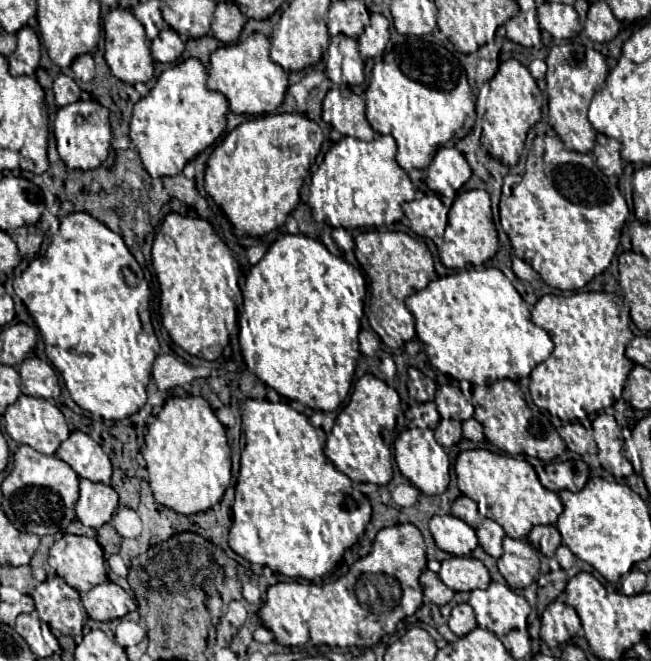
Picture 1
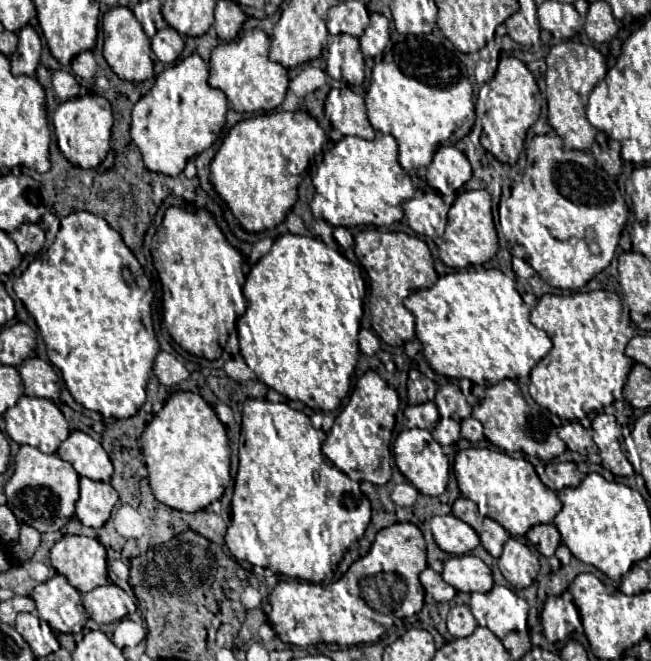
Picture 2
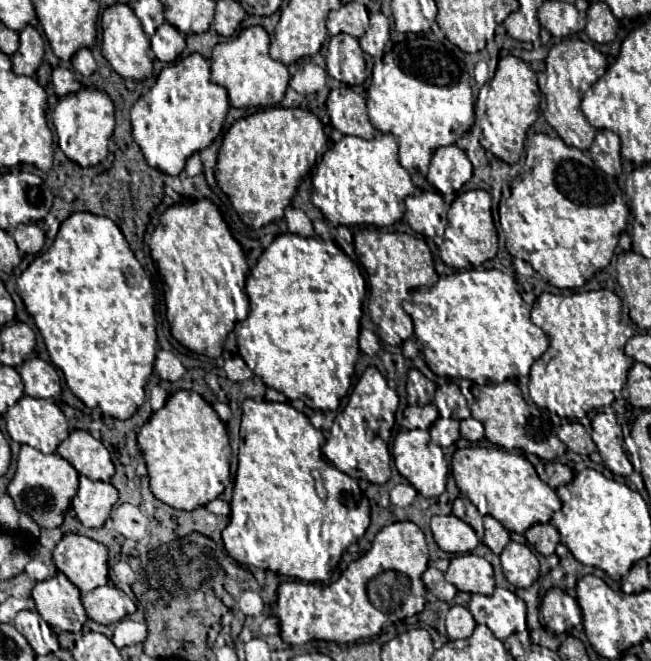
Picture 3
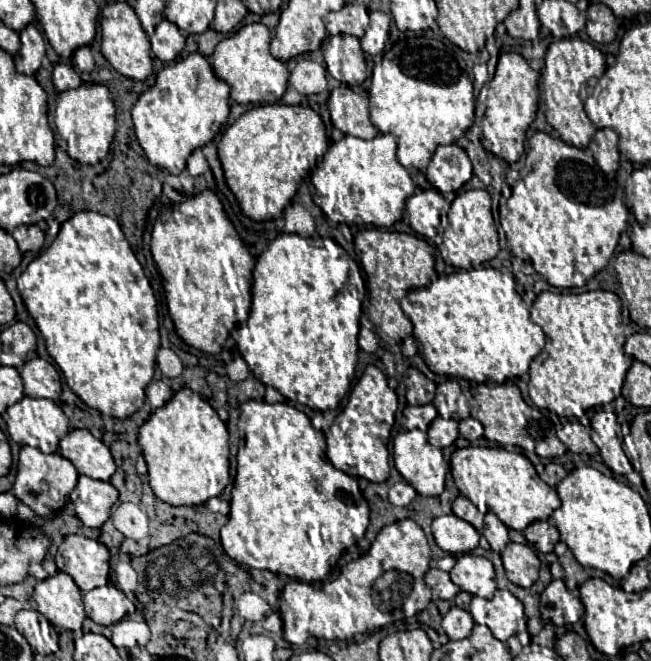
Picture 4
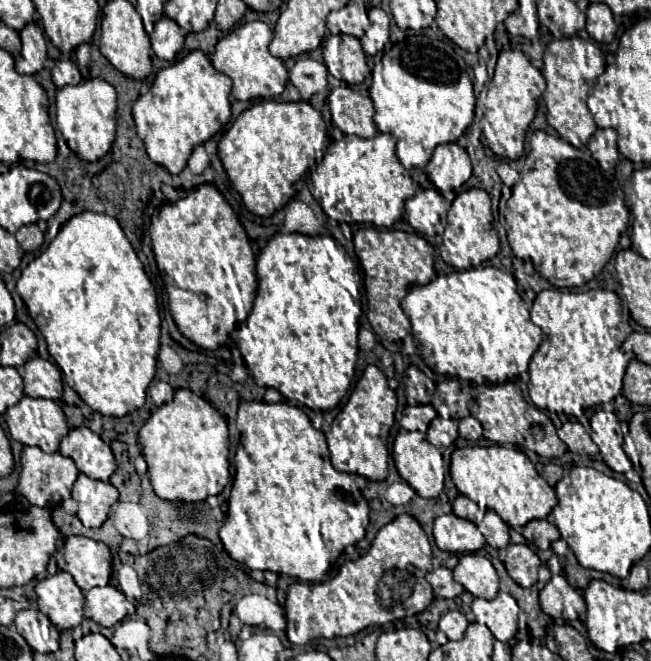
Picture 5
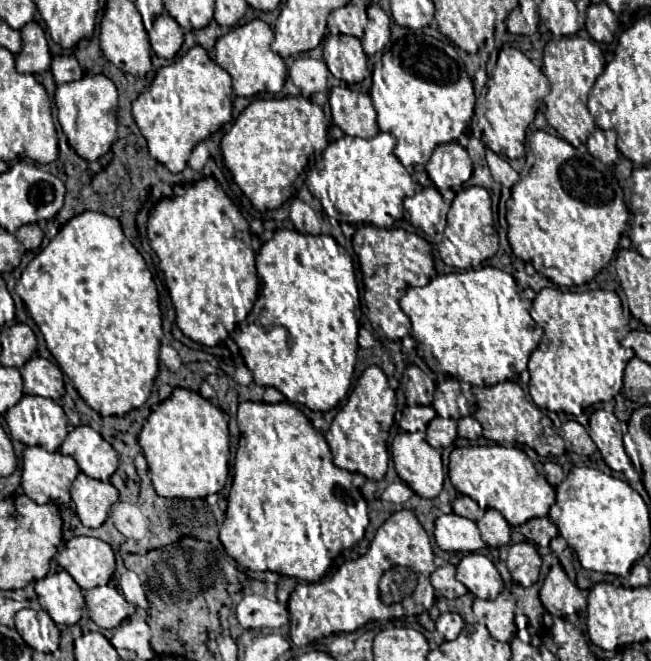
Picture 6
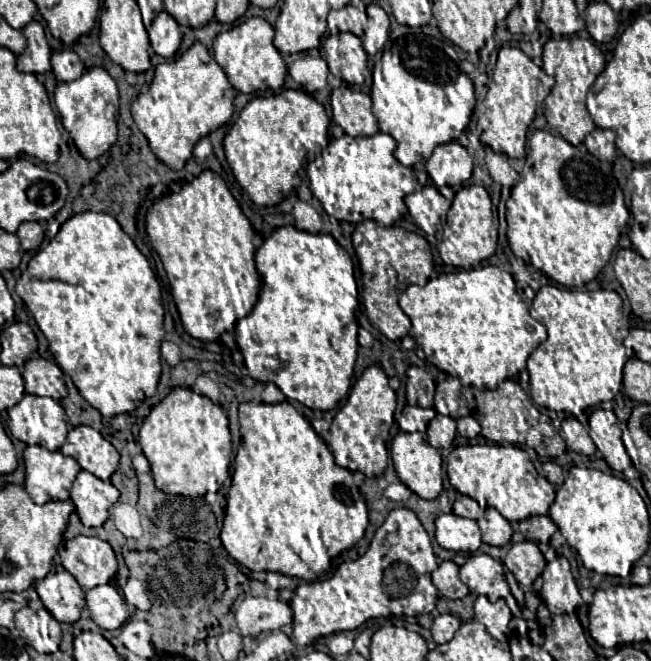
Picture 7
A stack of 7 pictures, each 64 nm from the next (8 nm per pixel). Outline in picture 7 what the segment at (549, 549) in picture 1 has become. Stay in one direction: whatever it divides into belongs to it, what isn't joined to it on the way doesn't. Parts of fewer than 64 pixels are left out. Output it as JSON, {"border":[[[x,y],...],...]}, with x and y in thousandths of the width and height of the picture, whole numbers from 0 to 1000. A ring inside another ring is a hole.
{"border":[[[814,781],[796,793],[796,802],[802,805],[802,811],[808,817],[817,817],[826,823],[842,823],[842,817],[857,802],[857,796],[848,790],[845,781]]]}

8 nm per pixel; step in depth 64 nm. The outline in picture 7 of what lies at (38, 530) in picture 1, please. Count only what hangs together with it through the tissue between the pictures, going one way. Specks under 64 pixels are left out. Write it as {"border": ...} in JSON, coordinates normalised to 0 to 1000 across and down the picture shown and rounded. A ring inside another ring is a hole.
{"border":[[[43,675],[37,681],[40,702],[40,744],[55,762],[74,756],[104,756],[111,729],[126,711],[111,690],[77,684],[65,675]]]}

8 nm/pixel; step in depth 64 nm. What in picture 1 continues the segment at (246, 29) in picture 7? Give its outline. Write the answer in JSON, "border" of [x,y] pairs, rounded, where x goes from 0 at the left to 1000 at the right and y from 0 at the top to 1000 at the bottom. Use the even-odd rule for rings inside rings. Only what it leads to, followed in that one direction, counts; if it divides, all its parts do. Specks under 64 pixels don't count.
{"border":[[[390,48],[375,64],[341,70],[326,79],[323,85],[323,106],[320,106],[320,133],[341,139],[353,157],[359,172],[418,172],[433,157],[439,136],[442,136],[442,112],[433,100],[415,91],[415,61]]]}

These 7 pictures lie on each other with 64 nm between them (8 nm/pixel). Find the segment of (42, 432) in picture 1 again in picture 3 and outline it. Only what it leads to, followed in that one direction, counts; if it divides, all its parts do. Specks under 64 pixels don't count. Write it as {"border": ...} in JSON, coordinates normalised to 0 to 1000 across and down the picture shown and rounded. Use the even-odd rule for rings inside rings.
{"border":[[[34,599],[22,614],[12,617],[6,632],[9,632],[9,651],[22,669],[43,672],[43,675],[49,675],[68,687],[86,684],[89,672],[104,660],[104,638],[95,626],[95,620],[80,605]]]}

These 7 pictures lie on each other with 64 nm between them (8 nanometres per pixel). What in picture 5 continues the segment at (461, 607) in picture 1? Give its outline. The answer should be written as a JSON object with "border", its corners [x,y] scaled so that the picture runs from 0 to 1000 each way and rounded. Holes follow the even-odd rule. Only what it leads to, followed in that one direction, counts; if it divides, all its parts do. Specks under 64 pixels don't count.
{"border":[[[694,923],[694,926],[685,926],[676,941],[673,941],[673,950],[688,962],[688,968],[707,968],[713,962],[713,953],[719,947],[719,938],[710,926],[704,923]]]}

